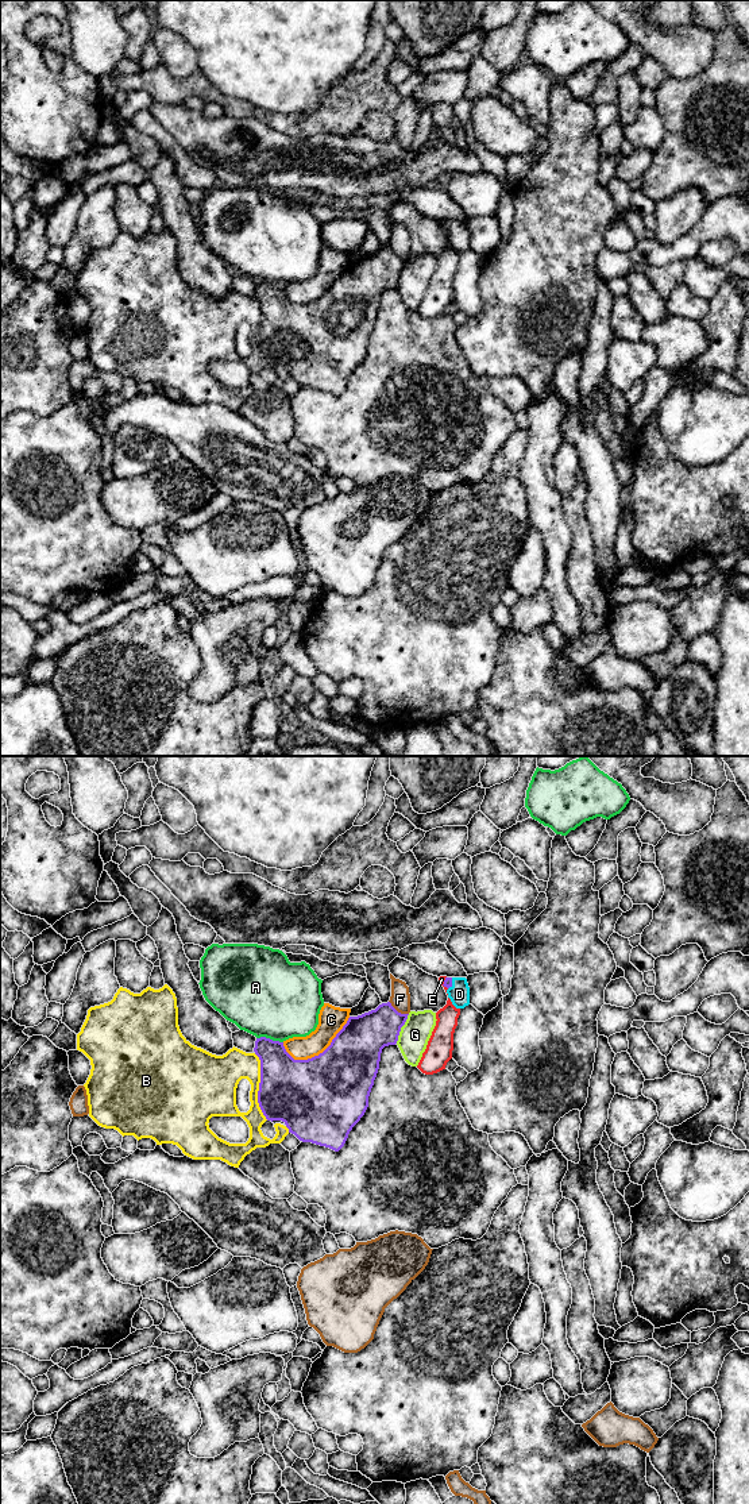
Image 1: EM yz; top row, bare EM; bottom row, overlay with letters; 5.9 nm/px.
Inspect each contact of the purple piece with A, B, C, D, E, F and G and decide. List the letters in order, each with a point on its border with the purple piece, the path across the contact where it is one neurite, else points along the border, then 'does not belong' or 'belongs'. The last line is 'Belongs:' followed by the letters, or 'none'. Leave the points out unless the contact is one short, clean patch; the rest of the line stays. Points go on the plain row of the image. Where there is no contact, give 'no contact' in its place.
A: meets purple in yz at (269, 282); does not belong
B: meets purple in yz at (259, 331); does not belong
C: meets purple in yz at (320, 297); does not belong
D: meets purple in yz at (451, 227); runs through yz (448, 224), (451, 227), (459, 238); belongs
E: meets purple in yz at (444, 227); border along yz (446, 220), (443, 228), (447, 232); does not belong
F: meets purple in yz at (397, 255); does not belong
G: meets purple in yz at (400, 273); does not belong
Belongs: D

